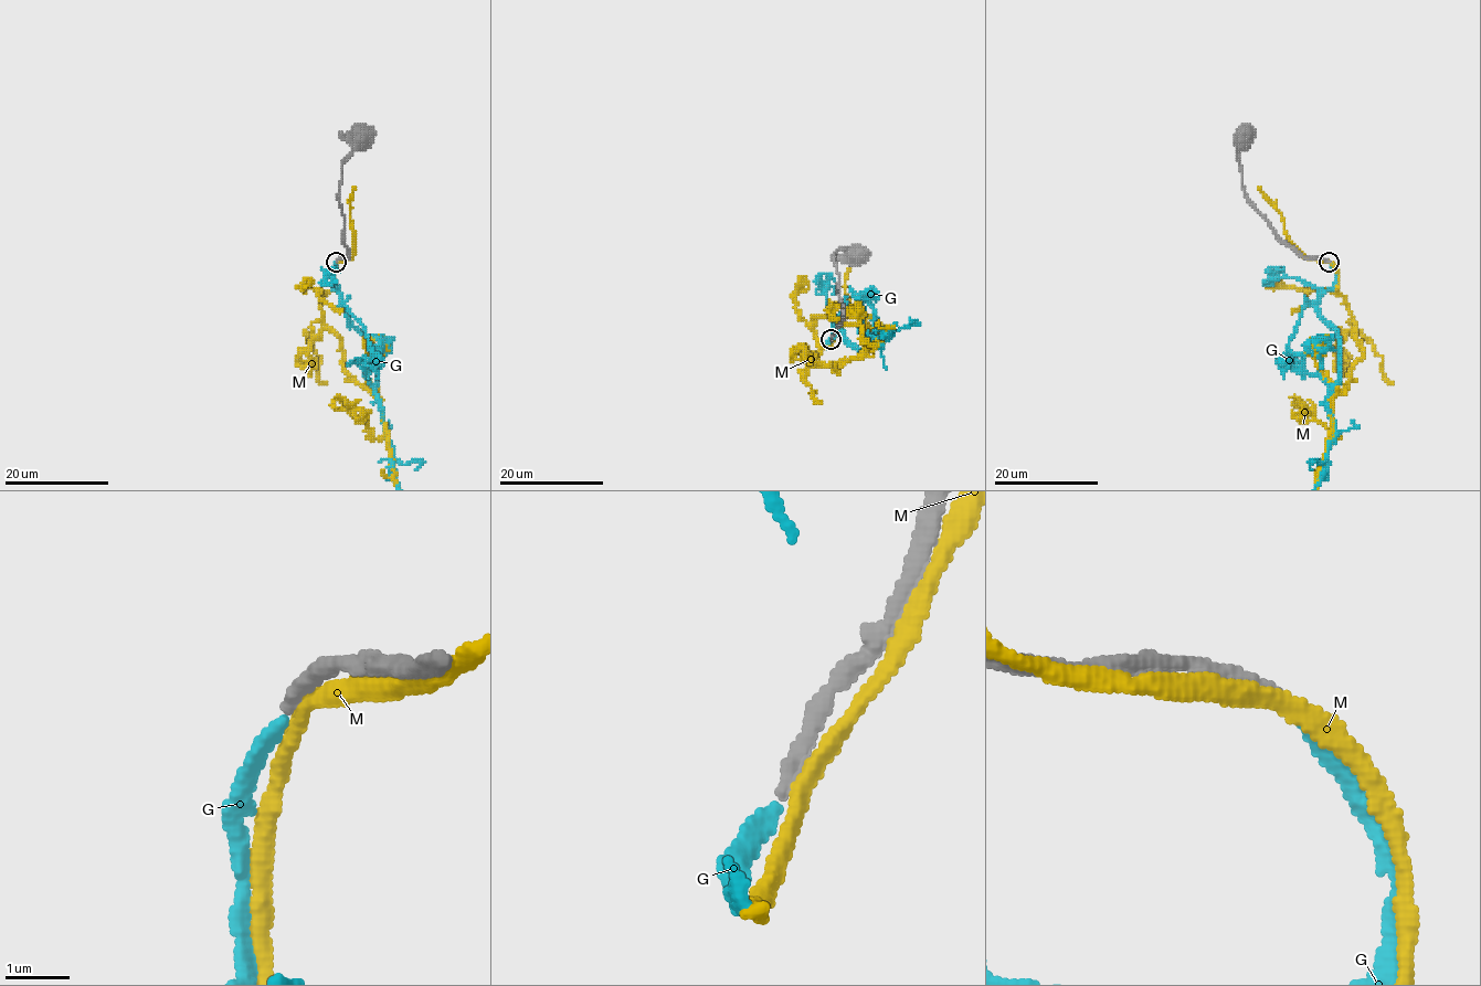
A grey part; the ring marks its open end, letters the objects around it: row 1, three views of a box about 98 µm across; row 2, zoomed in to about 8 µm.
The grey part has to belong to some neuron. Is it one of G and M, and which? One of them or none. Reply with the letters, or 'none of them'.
G

